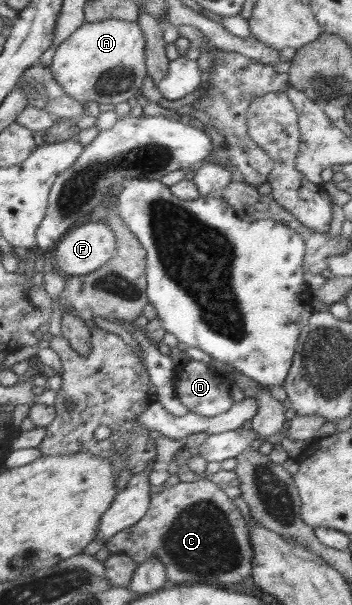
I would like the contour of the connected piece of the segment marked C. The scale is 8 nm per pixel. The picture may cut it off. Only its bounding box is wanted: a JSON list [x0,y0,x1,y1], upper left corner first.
[104,477,254,585]

